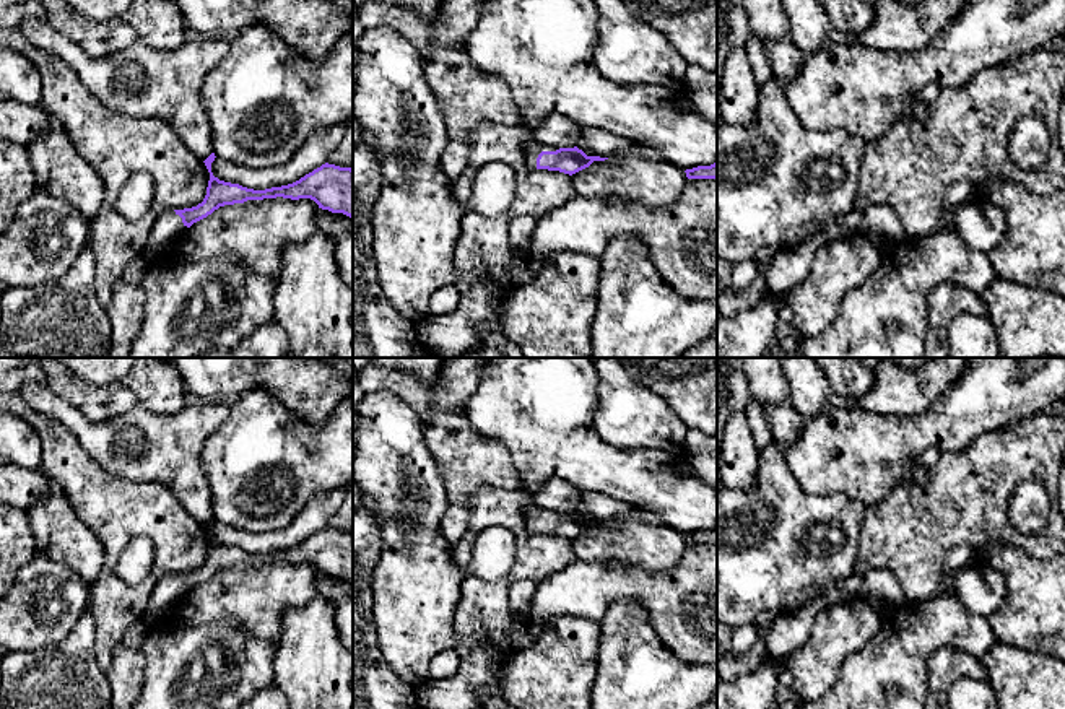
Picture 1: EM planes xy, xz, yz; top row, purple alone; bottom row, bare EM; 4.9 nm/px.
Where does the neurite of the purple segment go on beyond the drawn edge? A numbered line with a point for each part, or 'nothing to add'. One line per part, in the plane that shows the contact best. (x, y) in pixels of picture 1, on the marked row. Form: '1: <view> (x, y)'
1: xz (532, 150)

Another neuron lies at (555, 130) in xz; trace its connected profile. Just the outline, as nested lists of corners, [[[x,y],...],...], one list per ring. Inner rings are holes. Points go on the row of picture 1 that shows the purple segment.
[[[559,114],[546,115],[530,130],[533,133],[533,141],[556,150],[577,146],[582,132],[576,122]]]

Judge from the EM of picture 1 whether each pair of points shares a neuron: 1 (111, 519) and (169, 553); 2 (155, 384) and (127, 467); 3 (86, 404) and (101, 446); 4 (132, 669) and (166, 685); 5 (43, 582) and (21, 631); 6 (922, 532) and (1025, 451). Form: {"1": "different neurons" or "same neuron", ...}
{"1": "same neuron", "2": "different neurons", "3": "different neurons", "4": "different neurons", "5": "same neuron", "6": "same neuron"}

